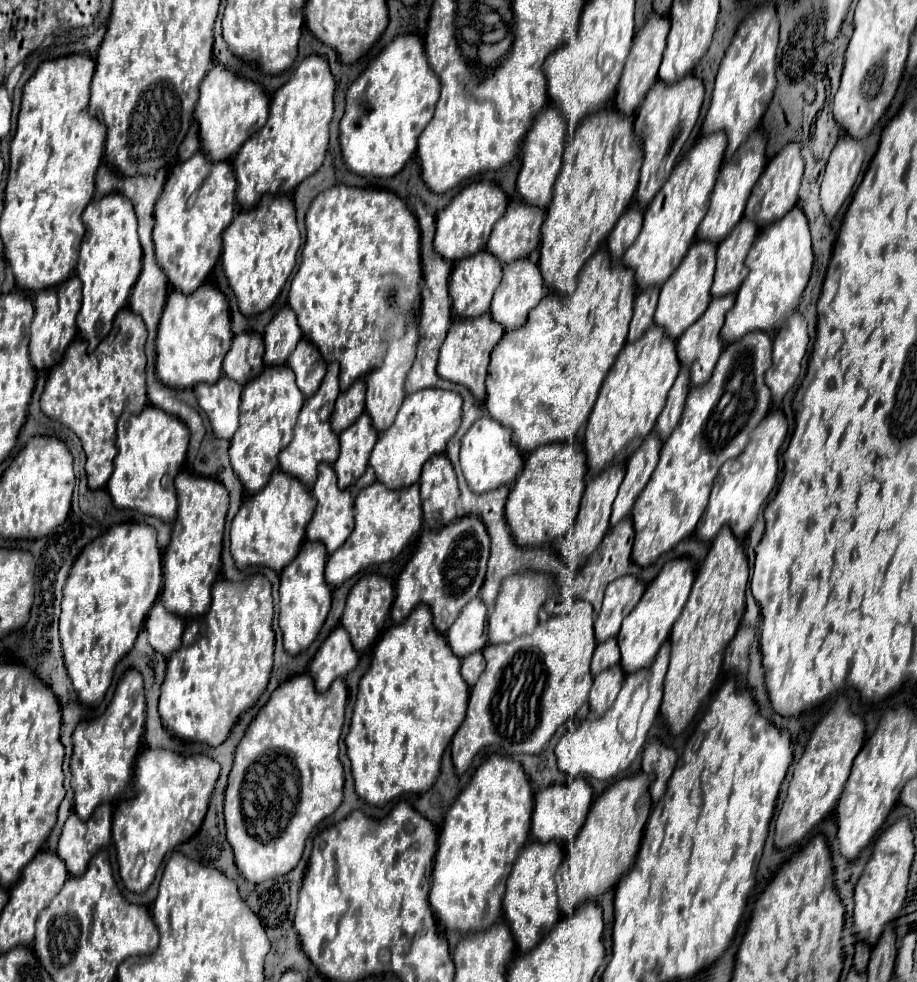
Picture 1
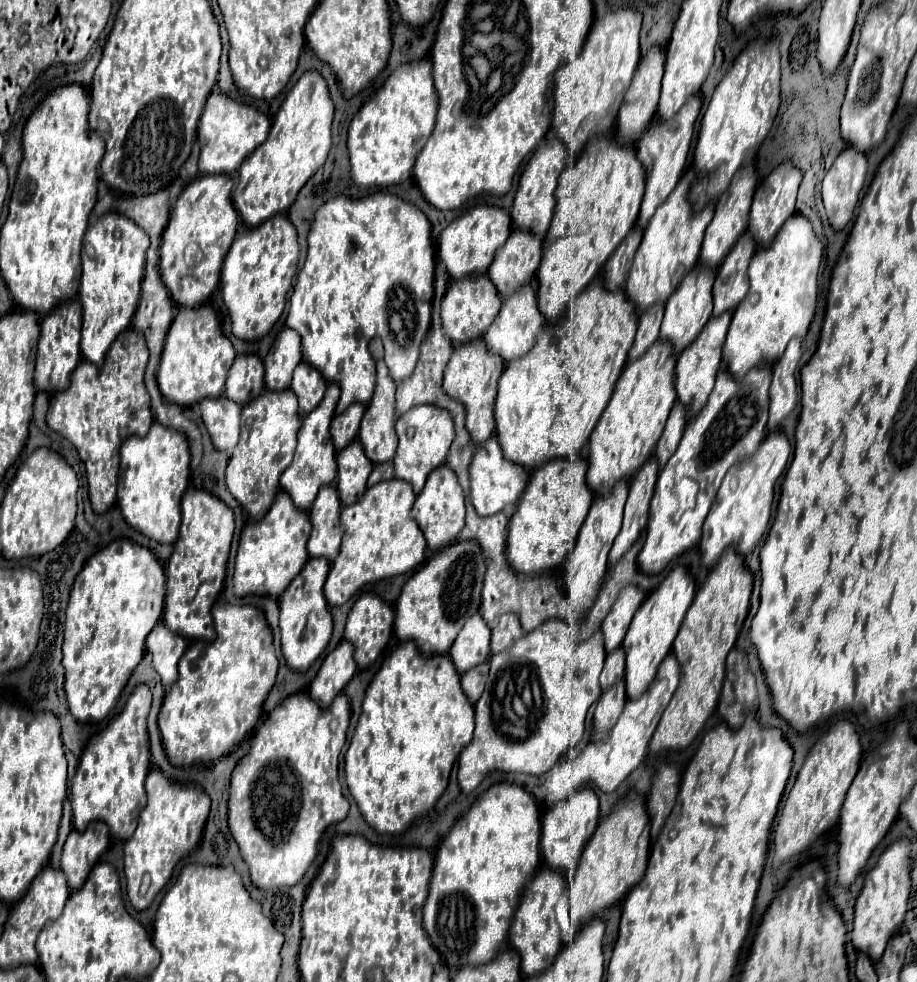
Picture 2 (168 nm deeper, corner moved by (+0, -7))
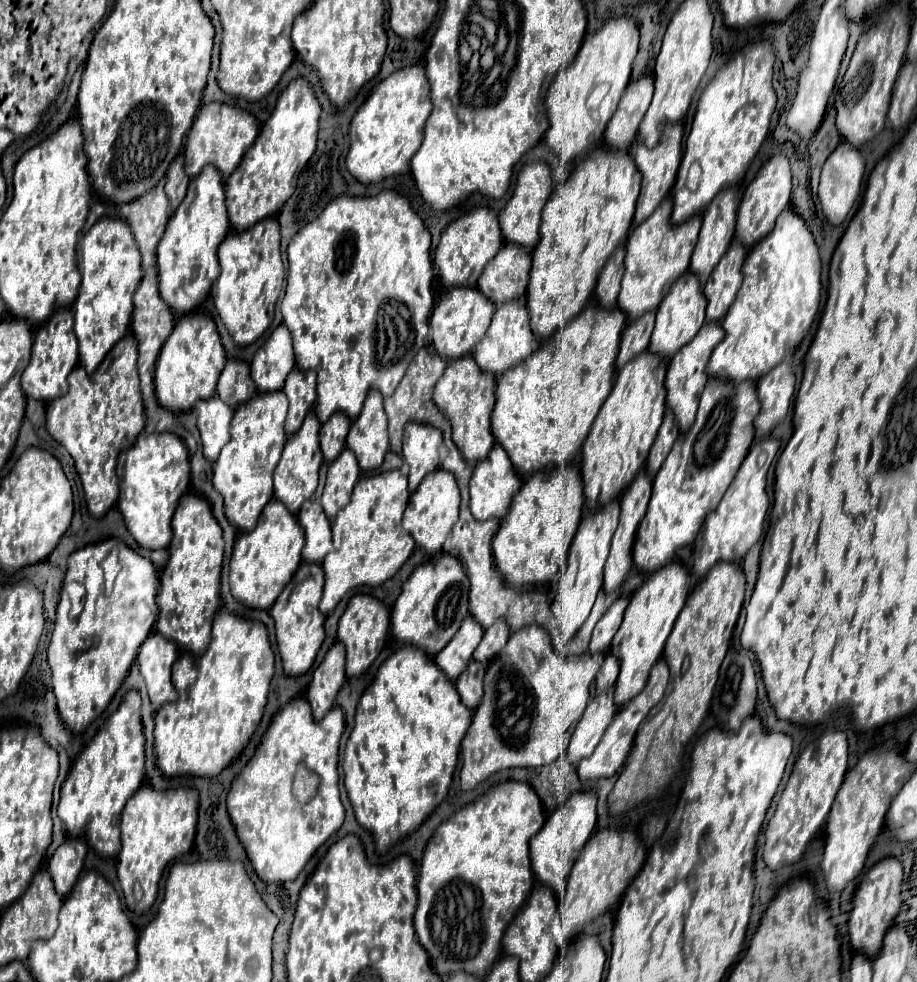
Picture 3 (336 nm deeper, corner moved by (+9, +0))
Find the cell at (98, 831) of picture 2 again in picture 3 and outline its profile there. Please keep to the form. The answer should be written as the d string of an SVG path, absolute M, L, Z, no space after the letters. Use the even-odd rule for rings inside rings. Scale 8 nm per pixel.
M67 838L53 858L49 860L49 874L55 882L55 892L61 898L67 898L83 870L83 862L87 856L87 842L83 838Z

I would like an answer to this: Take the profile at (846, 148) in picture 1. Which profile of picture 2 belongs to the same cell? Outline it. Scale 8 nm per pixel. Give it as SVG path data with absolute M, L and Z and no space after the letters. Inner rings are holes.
M846 147L822 181L822 201L832 229L840 231L852 219L860 191L866 179L866 155Z

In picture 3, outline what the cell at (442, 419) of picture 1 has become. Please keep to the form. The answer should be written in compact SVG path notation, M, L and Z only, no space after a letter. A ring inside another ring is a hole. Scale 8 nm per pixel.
M409 424L403 438L403 456L409 462L409 492L415 492L421 480L439 468L441 432L427 424Z

